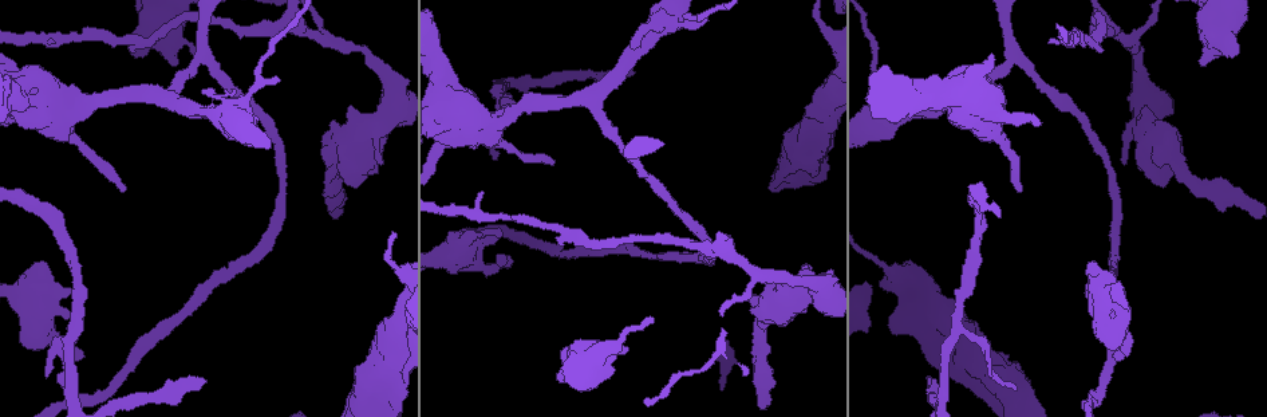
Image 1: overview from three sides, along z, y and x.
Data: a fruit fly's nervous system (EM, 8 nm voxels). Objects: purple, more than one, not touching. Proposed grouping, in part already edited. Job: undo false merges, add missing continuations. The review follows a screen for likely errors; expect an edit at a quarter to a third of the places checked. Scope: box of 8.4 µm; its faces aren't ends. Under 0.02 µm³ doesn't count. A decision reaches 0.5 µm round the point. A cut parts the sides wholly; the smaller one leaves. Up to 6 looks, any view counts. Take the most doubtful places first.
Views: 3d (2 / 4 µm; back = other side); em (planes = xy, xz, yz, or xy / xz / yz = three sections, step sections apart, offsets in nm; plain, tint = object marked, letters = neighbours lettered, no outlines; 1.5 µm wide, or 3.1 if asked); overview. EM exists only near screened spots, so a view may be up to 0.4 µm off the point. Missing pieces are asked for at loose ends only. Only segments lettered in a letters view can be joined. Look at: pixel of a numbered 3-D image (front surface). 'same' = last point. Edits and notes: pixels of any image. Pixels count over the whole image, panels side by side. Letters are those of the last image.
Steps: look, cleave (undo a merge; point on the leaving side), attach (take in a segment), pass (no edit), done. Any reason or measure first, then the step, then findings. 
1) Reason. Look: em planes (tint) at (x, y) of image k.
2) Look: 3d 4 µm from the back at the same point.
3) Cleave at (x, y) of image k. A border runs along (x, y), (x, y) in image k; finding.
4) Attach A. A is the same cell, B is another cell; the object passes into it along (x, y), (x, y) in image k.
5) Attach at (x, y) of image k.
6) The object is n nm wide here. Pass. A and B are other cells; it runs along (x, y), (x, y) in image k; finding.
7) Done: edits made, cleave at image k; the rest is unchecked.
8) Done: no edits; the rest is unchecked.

Look: em planes (letters) at (42, 264) of image 1.

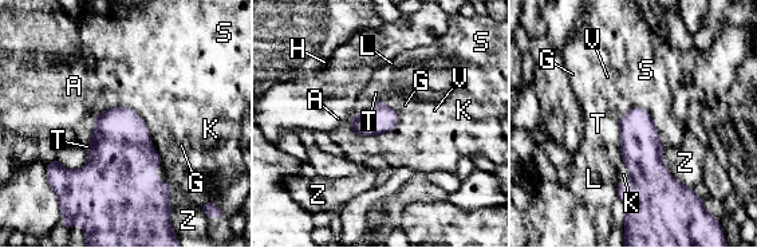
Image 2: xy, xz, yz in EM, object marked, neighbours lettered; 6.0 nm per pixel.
Pass. A, G, H, K, L, S, T, V and Z are other cells; none of them fits.

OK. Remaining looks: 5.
Stops while still wide. Look: 3d 4 µm at (626, 347) of image 1.

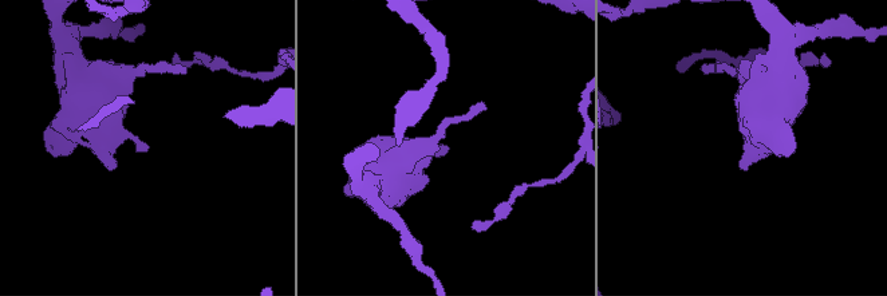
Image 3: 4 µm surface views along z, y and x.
Look: em yz step 4 (tint) at (448, 146) of image 3.

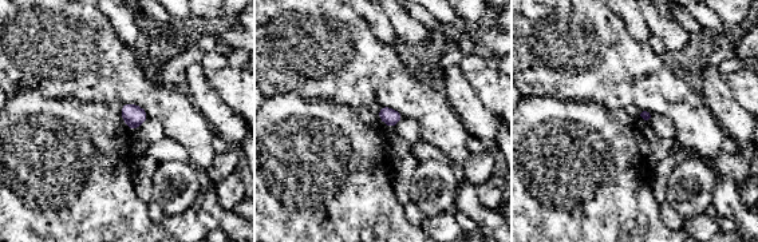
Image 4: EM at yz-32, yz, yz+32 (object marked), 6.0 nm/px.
Look: em planes (letters) at the same point.

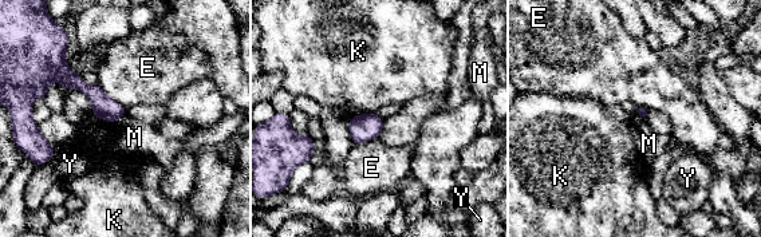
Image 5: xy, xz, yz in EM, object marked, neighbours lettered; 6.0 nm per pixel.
Pass. E, K, M and Y are other cells; a border runs along (125, 113), (115, 122) in image 5; no lettered segment goes on from it.

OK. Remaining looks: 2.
Branch stops here. Look: em yz step 4 (letters) at (1021, 191) of image 1.

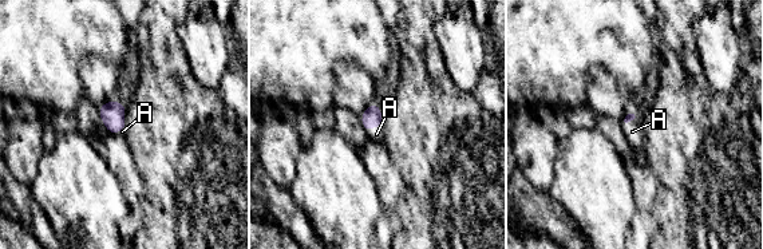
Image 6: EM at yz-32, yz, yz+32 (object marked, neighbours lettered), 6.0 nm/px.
The longest contact is with A, 100 nm. Attach at (632, 131) of image 6. A is the same cell; the object passes into it along (631, 115), (629, 119), (632, 131) in image 6; the neuron continues.

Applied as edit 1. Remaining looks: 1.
Done: edits made, attach at image 6; the rest is unchecked.

